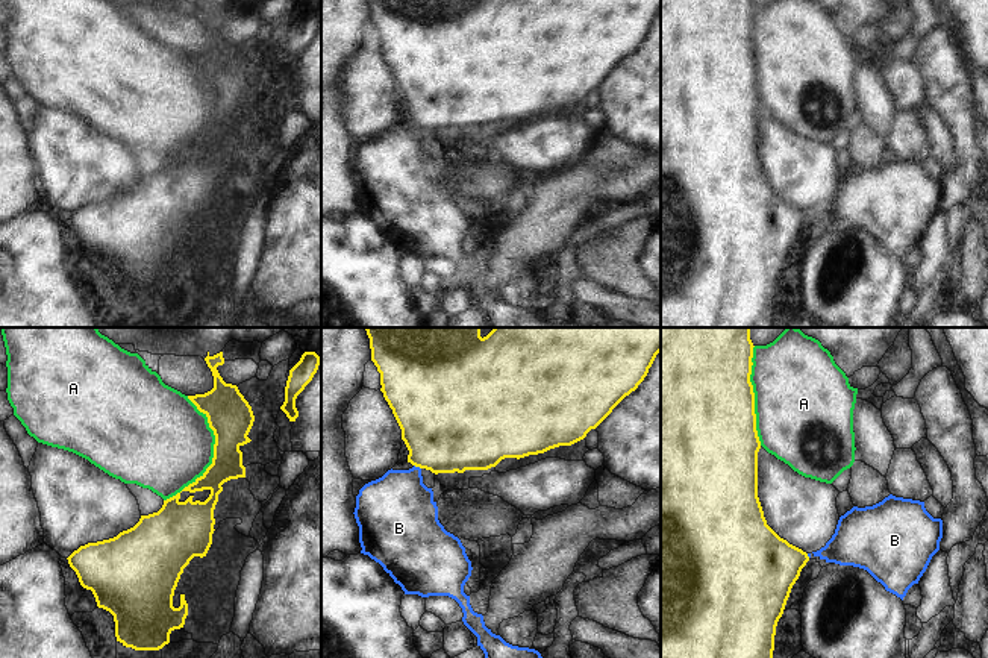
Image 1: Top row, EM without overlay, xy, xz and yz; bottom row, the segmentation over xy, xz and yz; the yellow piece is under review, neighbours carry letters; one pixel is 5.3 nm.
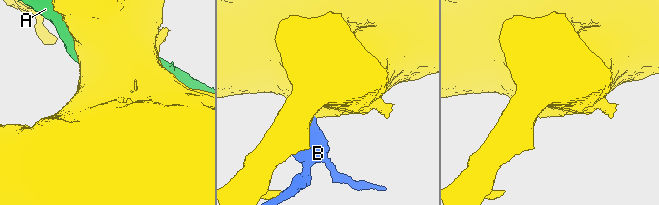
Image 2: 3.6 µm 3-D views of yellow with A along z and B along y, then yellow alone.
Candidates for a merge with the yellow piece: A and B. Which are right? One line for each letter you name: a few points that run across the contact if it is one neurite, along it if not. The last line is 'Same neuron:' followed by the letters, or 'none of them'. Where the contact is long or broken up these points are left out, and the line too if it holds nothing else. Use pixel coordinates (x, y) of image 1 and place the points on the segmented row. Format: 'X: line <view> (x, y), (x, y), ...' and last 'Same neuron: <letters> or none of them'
B: line xz (446, 429), (420, 457), (417, 466), (399, 496), (397, 508)
Same neuron: B

